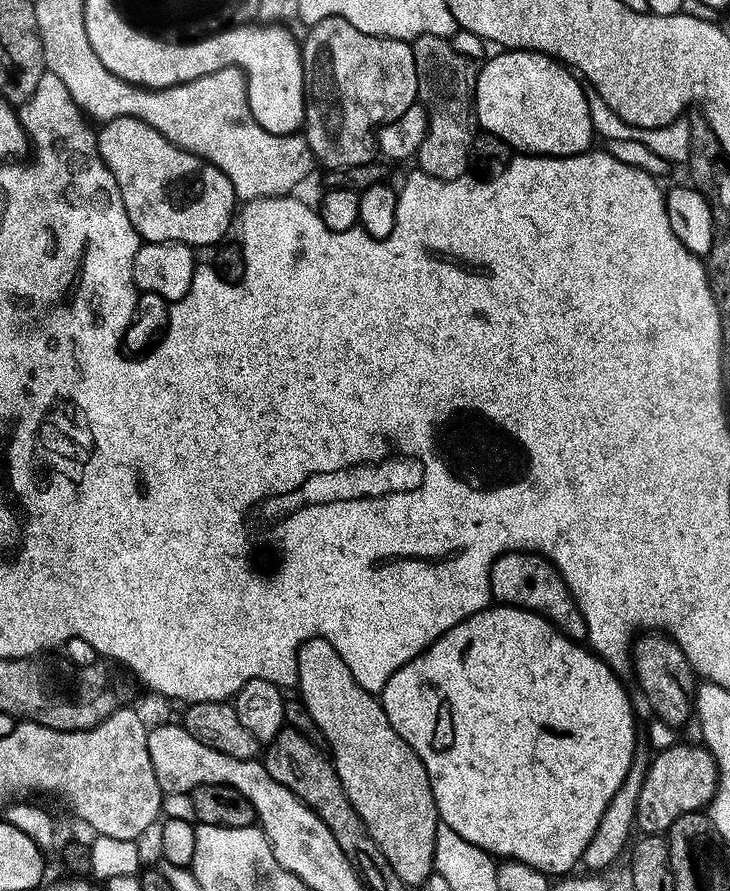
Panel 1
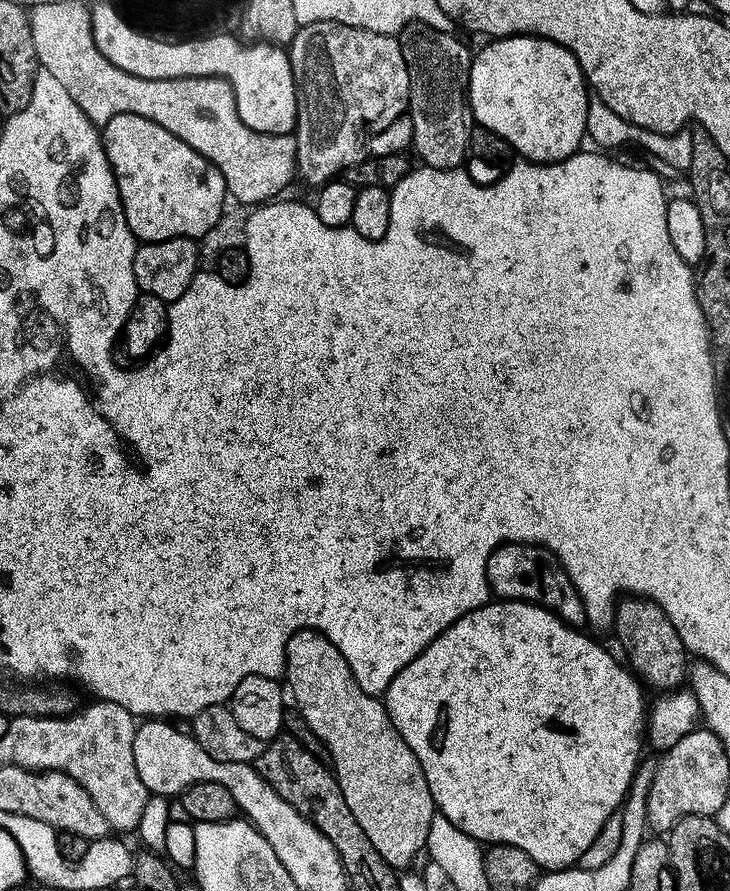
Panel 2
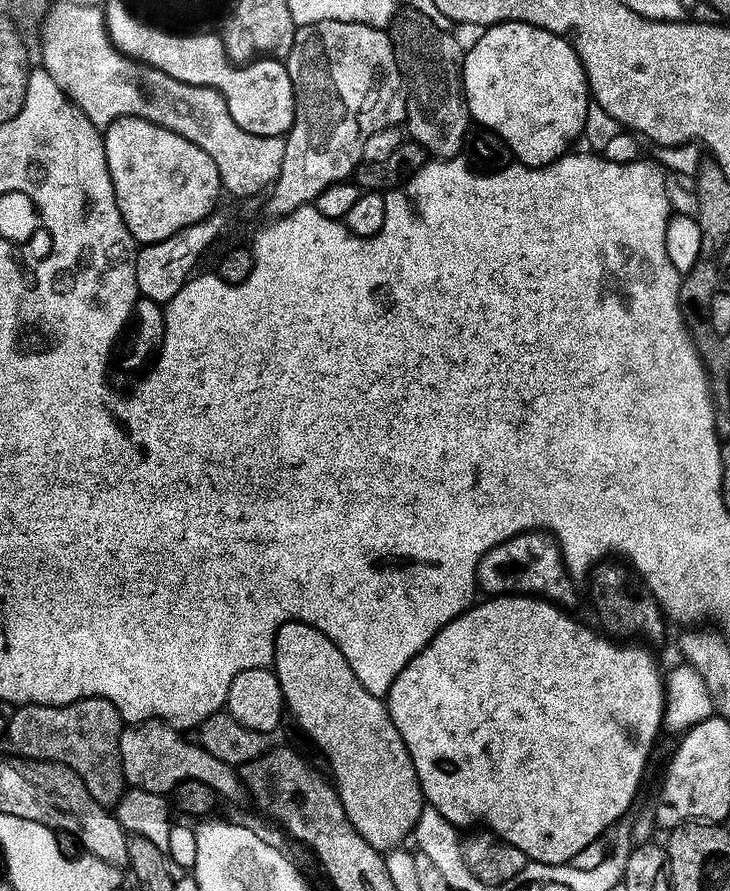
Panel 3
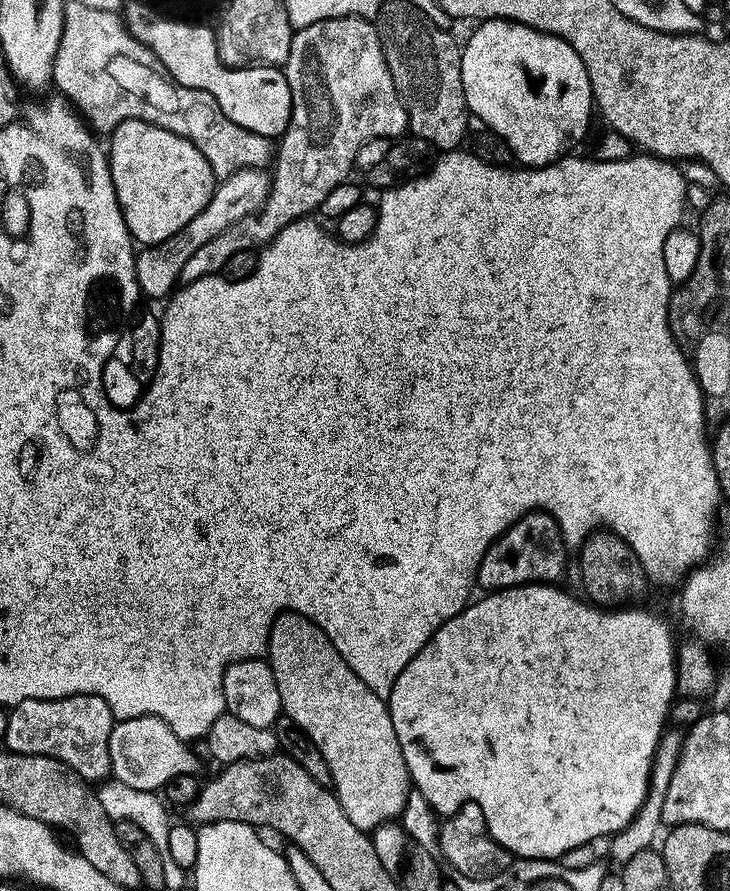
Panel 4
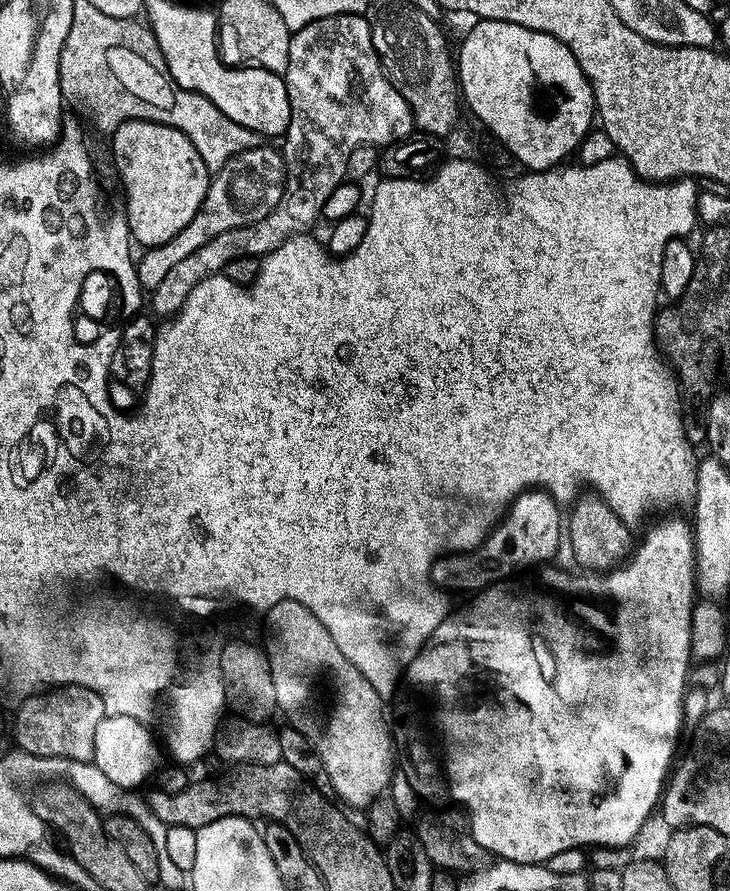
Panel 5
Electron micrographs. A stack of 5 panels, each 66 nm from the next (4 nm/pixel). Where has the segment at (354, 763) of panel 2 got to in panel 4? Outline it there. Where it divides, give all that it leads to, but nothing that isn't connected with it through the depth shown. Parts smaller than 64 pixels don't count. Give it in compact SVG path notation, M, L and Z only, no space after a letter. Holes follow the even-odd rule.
M282 612L272 623L266 659L278 682L283 715L293 719L321 751L332 775L331 787L350 822L371 833L379 824L400 818L410 797L410 781L385 697L374 694L350 670L332 639L297 612Z

